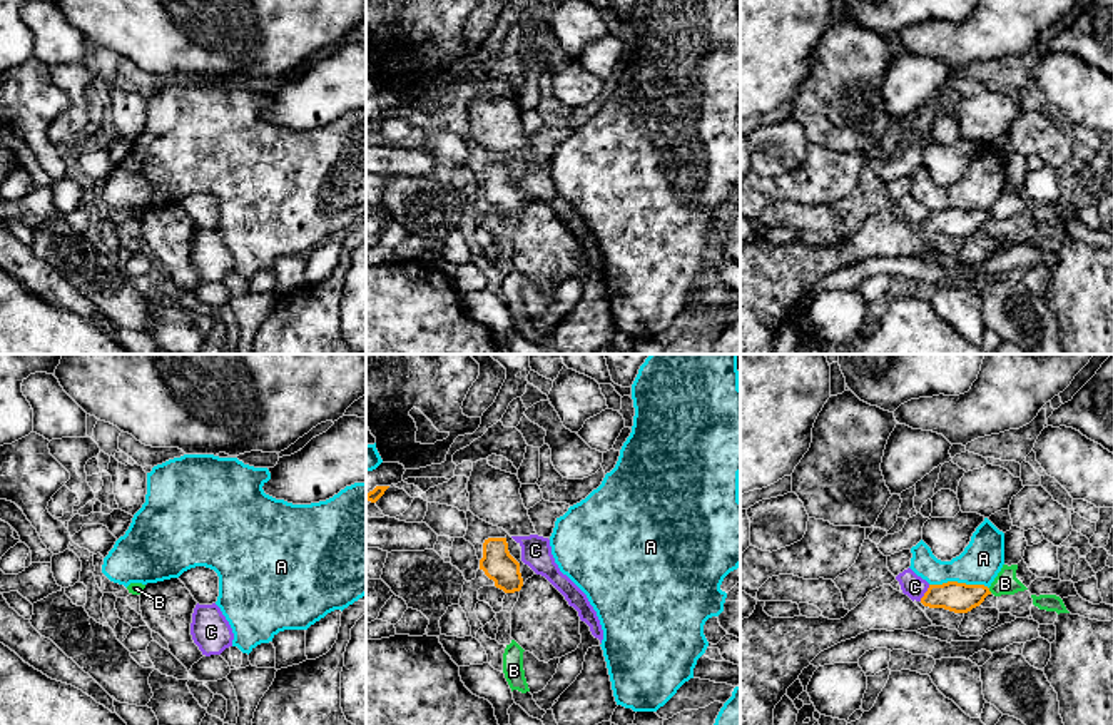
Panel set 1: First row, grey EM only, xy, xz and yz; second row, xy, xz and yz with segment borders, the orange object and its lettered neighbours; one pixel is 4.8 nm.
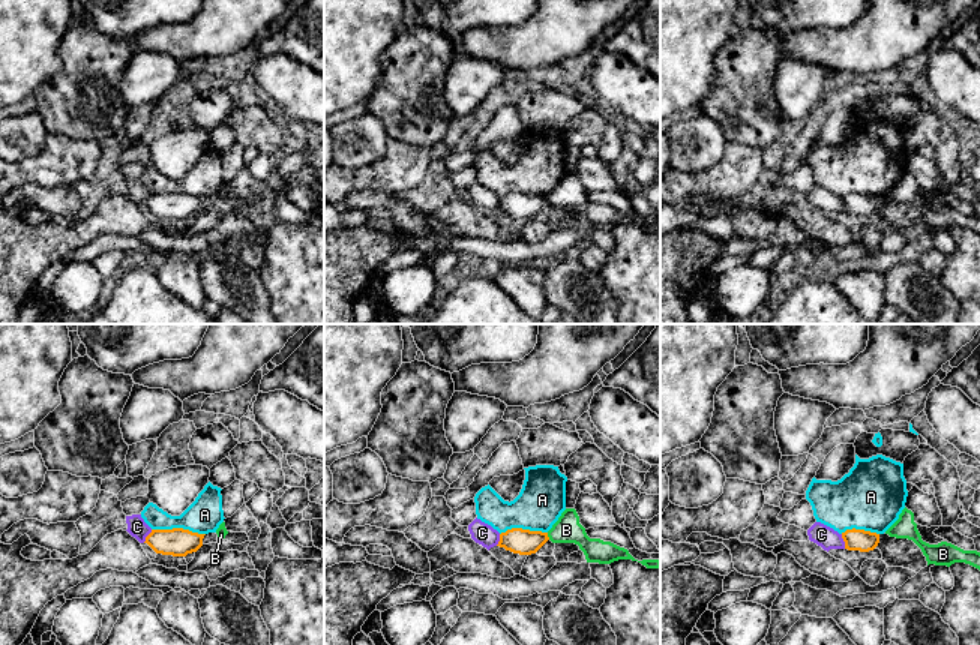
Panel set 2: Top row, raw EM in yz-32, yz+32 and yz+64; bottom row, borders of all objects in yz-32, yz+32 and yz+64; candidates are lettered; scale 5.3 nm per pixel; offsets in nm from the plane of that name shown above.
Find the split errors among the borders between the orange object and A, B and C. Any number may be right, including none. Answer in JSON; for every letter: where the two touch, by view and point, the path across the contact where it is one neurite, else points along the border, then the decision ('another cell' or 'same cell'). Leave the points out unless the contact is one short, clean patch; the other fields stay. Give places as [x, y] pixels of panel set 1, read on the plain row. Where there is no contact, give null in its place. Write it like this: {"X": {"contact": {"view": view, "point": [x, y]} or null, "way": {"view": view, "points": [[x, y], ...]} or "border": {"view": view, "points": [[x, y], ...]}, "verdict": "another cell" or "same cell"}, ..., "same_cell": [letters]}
{"A": {"contact": {"view": "yz", "point": [960, 209]}, "verdict": "another cell"}, "B": {"contact": {"view": "yz", "point": [988, 216]}, "border": {"view": "yz", "points": [[988, 214], [991, 218]]}, "verdict": "another cell"}, "C": {"contact": {"view": "yz", "point": [924, 219]}, "verdict": "another cell"}, "same_cell": []}

